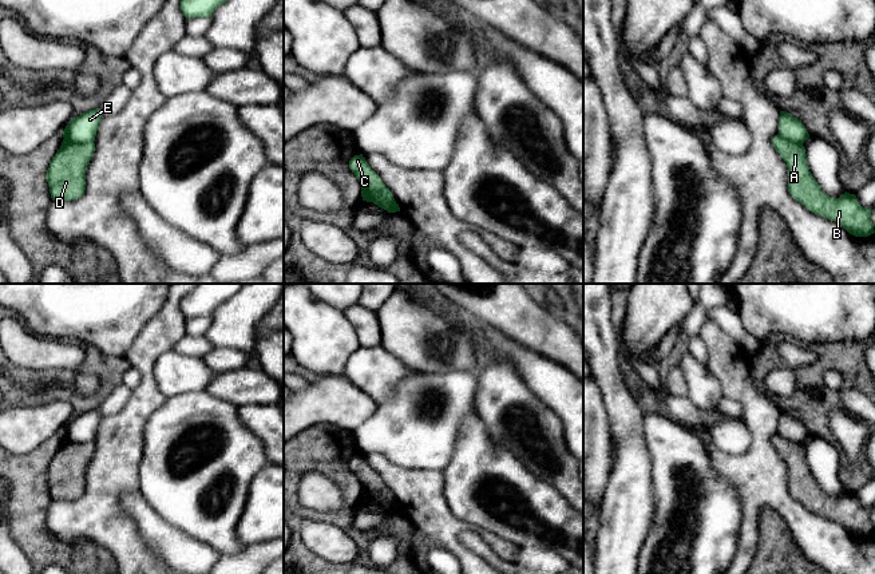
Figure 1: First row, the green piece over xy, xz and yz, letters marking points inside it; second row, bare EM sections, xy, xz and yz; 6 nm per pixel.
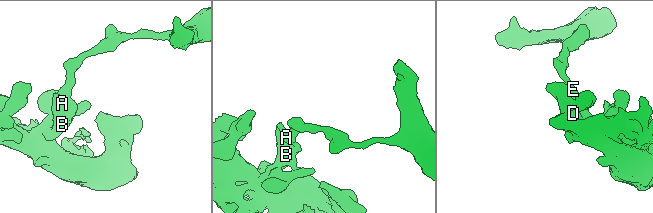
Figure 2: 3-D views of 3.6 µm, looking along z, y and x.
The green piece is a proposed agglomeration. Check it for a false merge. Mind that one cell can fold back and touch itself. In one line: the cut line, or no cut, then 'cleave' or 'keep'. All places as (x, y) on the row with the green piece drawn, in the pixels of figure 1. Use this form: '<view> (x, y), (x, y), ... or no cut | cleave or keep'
xz (376, 193), (383, 193), (387, 197), (390, 201), (388, 210) | cleave

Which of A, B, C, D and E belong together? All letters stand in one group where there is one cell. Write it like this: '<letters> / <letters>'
A B C D / E

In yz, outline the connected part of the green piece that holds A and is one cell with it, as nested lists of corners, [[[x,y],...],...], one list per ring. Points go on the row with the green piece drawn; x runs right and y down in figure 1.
[[[775,135],[772,145],[788,167],[788,191],[804,205],[809,211],[840,223],[855,237],[868,237],[875,233],[871,221],[871,209],[859,205],[855,194],[844,193],[839,198],[832,198],[823,193],[808,165],[805,149]]]

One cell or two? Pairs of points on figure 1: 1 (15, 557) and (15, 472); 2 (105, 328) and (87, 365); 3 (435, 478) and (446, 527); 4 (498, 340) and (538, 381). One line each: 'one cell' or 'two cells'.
1: two cells
2: two cells
3: one cell
4: one cell

